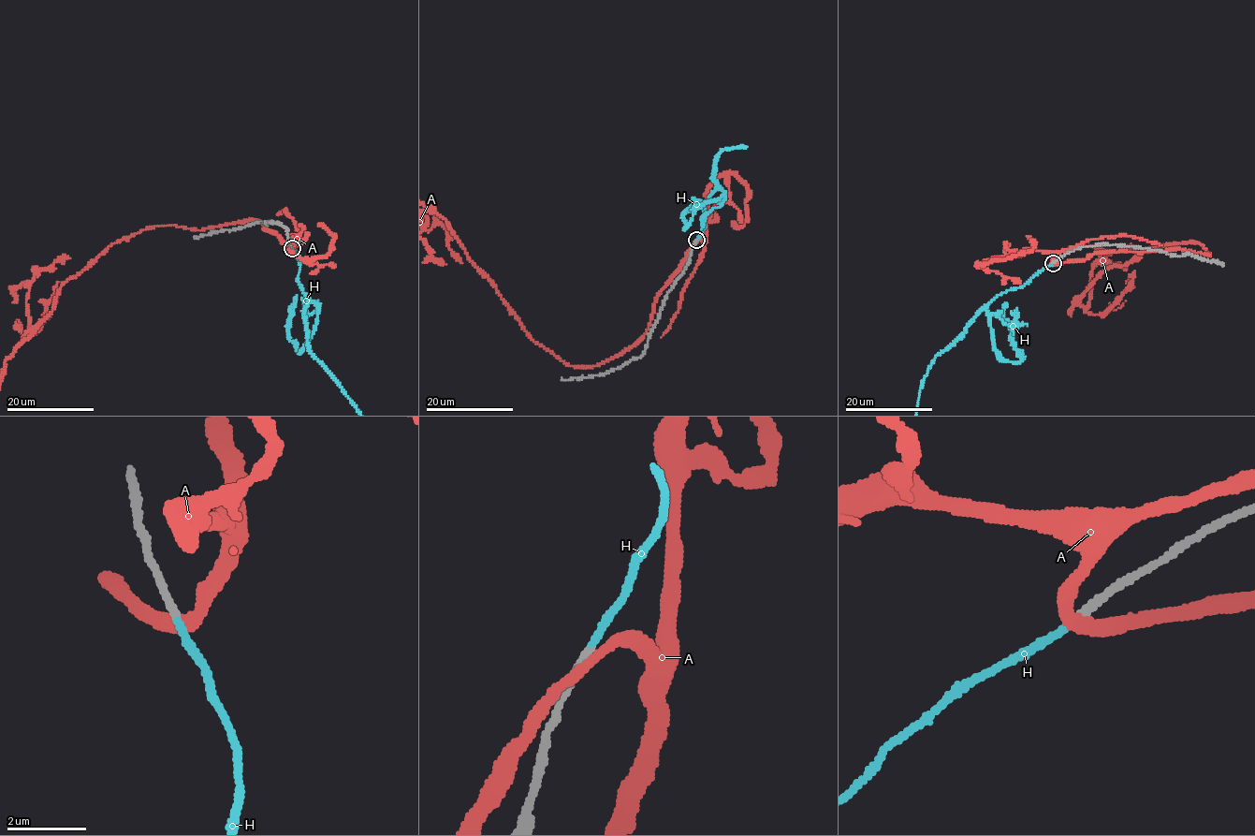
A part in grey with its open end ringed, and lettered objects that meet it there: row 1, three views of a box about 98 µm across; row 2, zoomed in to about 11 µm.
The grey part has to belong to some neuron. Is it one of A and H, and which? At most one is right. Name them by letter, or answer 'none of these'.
H

